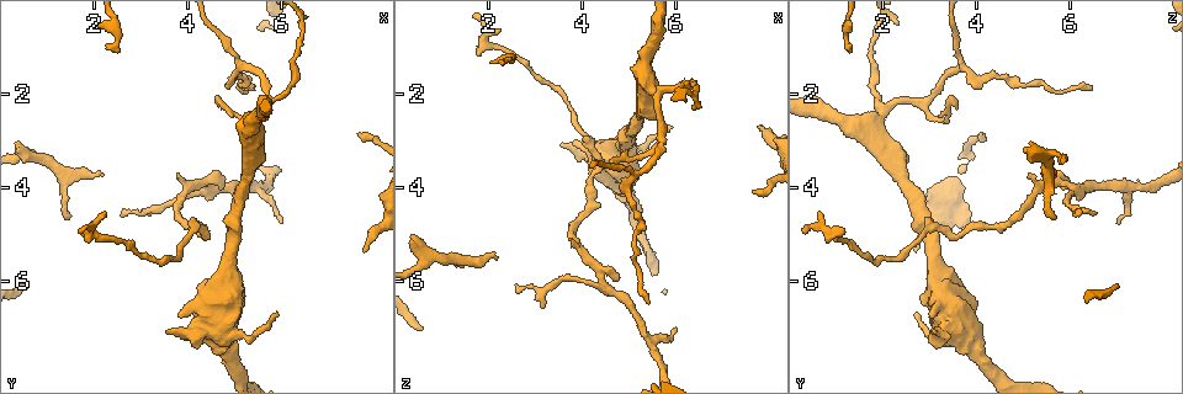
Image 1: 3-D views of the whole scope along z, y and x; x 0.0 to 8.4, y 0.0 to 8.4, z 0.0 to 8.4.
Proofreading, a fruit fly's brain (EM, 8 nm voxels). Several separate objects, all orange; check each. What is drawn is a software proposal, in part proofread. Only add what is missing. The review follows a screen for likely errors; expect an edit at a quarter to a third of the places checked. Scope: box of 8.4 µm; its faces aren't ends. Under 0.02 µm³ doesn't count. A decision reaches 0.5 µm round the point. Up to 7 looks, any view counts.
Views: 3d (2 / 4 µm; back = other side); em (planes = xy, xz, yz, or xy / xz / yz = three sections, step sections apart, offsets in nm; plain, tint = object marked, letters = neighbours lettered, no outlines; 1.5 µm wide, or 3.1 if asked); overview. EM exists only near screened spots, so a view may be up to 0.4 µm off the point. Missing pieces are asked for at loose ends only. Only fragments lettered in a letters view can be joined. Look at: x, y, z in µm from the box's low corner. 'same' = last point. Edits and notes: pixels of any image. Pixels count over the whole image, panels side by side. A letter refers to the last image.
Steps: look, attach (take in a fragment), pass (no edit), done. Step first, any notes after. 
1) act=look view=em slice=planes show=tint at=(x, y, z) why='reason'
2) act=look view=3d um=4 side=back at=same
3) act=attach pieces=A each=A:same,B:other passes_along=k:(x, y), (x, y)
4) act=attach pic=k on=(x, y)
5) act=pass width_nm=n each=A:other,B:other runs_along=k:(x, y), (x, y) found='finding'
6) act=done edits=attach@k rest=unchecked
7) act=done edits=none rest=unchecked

act=look view=3d um=4 at=(2.15, 3.80, 5.45) why='an open end'

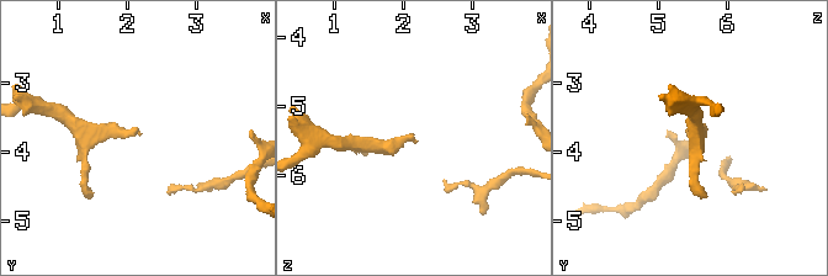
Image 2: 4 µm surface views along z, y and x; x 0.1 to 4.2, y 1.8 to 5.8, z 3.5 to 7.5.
act=look view=em slice=xz step=8 show=letters at=(2.20, 3.75, 5.50) why='need the tissue'

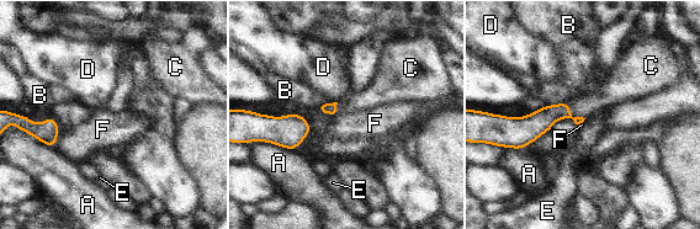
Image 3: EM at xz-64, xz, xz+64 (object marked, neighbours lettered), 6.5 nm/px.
act=look view=em slice=xy step=8 show=letters at=same

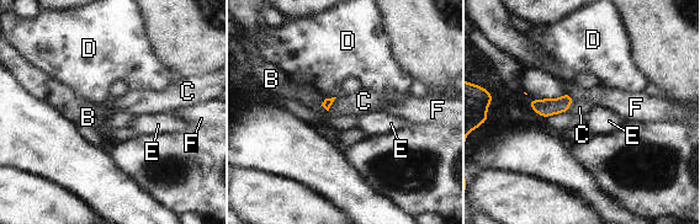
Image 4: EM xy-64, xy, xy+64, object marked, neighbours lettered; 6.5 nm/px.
act=attach pieces=C each=B:other,C:same,D:other,E:other,F:other passes_along=4:(328, 102), (332, 104), (364, 101) found='the neuron continues'

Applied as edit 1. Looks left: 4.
act=look view=3d um=4 at=(5.50, 1.90, 6.50) why='tapers out'

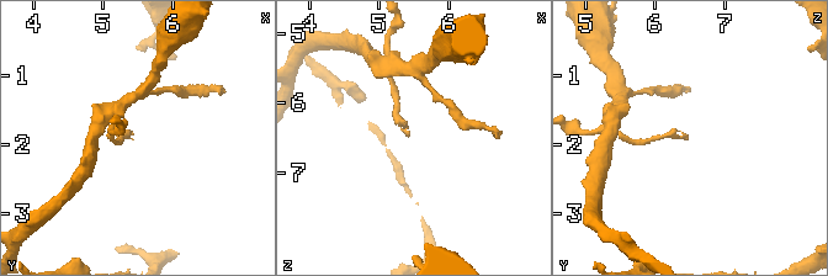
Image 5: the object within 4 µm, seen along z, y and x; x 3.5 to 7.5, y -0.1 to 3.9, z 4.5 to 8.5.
act=look view=em slice=xz step=8 show=letters at=(5.50, 1.85, 6.45) why='shape alone is not enough'

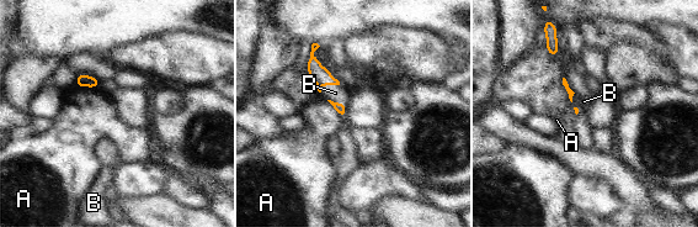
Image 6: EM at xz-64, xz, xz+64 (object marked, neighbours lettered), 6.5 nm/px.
act=attach pieces=B longest_contact=A:170nm each=A:other,B:same passes_along=6:(319, 74), (328, 84), (335, 93) found='it goes on there'

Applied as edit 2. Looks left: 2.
act=done edits=attach@4,attach@6 rest=unchecked

